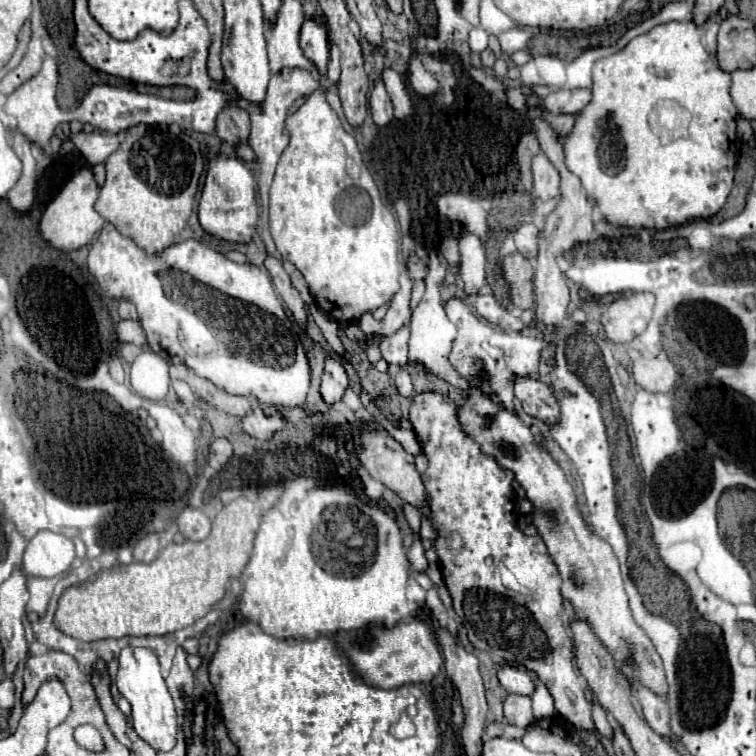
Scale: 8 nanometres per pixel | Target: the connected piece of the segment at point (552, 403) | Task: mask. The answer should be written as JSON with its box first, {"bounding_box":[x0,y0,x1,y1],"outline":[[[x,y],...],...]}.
{"bounding_box":[514,376,558,422],"outline":[[[514,376],[514,394],[522,402],[524,412],[546,422],[558,422],[558,400],[548,384],[532,376]]]}

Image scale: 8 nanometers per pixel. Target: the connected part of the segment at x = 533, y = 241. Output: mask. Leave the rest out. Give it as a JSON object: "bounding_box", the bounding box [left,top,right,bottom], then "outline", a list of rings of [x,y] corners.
{"bounding_box":[514,224,538,258],"outline":[[[522,224],[514,232],[514,242],[526,258],[534,258],[538,252],[538,228],[534,224]]]}

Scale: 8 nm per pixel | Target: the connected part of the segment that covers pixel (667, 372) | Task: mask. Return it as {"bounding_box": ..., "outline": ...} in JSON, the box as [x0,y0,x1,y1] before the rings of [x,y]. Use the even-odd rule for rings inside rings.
{"bounding_box":[632,358,678,392],"outline":[[[642,358],[634,362],[632,376],[648,392],[670,392],[676,384],[678,372],[668,358]]]}

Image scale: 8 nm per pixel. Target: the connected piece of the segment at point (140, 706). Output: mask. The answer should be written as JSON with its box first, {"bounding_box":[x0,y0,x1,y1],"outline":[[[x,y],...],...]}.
{"bounding_box":[116,648,176,752],"outline":[[[126,648],[120,652],[118,658],[118,676],[116,686],[120,694],[130,702],[132,706],[132,722],[136,734],[150,744],[156,752],[168,752],[176,746],[176,710],[172,696],[164,684],[164,678],[160,674],[160,664],[156,654],[150,648]]]}

